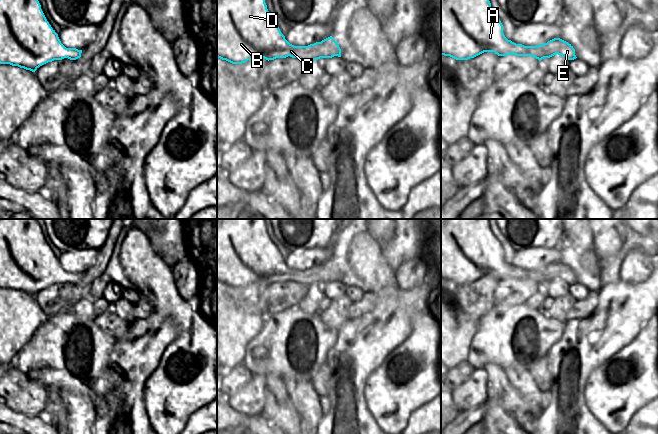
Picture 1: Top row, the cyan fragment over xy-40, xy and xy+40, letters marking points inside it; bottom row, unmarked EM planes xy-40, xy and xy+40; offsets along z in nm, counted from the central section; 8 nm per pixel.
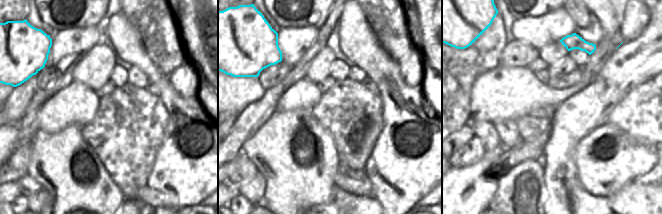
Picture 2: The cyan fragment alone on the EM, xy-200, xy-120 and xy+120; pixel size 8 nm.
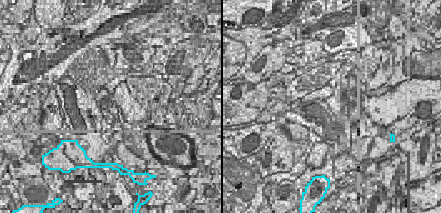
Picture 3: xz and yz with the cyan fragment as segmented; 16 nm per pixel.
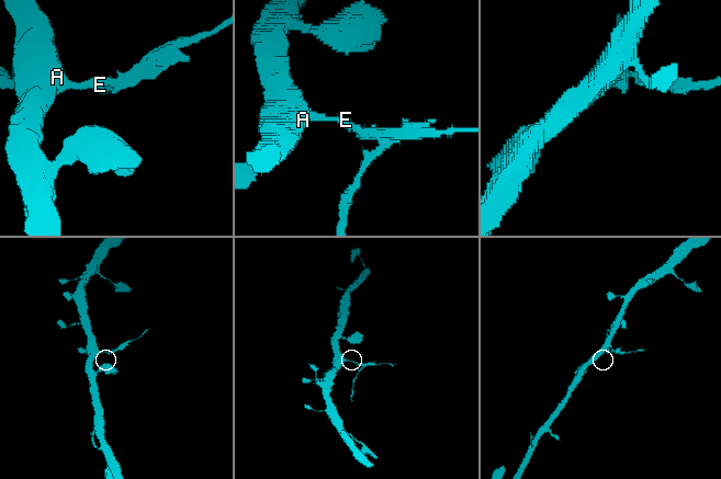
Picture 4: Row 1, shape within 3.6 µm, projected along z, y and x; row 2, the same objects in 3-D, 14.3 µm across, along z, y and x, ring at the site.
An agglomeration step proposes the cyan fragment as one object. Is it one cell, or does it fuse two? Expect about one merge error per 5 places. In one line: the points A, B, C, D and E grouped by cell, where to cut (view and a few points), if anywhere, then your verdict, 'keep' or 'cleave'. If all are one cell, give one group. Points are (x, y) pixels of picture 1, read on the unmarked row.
A B C D / E | xy (321, 265), (320, 281) | cleave

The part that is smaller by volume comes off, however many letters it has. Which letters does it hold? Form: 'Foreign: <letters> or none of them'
Foreign: E

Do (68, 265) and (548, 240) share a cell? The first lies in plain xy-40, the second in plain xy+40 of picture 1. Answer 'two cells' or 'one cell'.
two cells

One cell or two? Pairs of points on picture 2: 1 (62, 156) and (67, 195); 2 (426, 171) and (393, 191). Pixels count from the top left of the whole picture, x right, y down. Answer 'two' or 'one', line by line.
1: one
2: one

